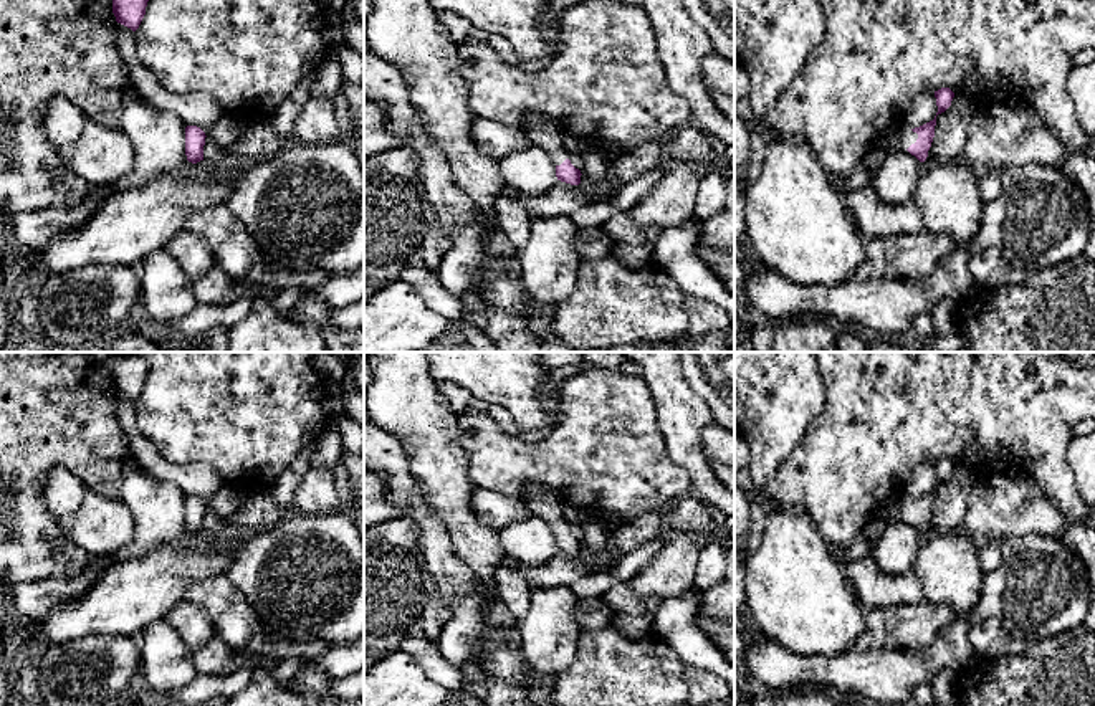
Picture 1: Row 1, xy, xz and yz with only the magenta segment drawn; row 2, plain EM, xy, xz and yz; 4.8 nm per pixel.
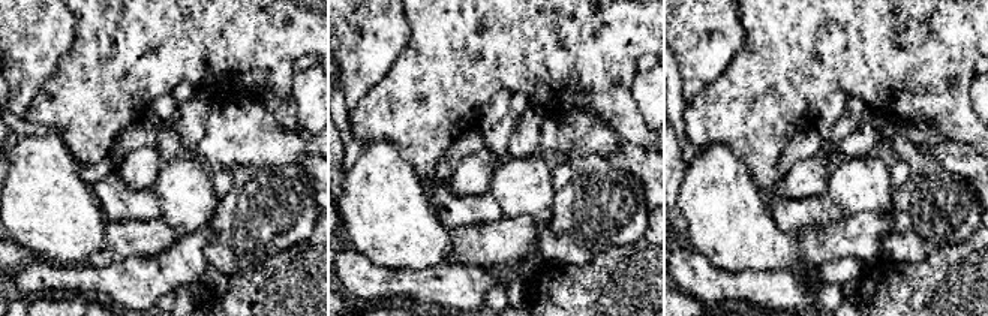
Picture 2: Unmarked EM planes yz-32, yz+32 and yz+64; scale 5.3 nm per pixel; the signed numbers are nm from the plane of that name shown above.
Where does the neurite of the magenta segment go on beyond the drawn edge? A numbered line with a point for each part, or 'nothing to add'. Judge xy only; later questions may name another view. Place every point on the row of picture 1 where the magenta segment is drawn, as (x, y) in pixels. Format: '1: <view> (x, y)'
nothing to add

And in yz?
1: yz (902, 139)

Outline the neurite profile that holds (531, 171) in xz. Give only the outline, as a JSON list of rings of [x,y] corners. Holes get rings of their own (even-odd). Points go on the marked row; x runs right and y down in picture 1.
[[[534,144],[498,159],[498,167],[511,192],[538,195],[557,182],[556,162],[548,150]]]

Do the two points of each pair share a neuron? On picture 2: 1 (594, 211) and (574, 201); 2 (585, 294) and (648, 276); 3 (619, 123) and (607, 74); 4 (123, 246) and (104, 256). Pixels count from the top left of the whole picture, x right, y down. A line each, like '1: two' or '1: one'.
1: one
2: one
3: one
4: one

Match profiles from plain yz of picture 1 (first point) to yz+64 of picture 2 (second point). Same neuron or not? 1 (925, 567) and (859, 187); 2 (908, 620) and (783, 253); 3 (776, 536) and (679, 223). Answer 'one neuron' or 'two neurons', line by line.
1: one neuron
2: two neurons
3: two neurons

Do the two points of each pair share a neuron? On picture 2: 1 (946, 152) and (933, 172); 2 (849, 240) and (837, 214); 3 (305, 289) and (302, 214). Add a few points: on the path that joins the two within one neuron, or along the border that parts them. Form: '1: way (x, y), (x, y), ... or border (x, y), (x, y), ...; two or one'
1: border (919, 153), (960, 174), (969, 183); two
2: border (847, 217), (805, 229); two
3: border (312, 232), (308, 238), (270, 255); two

